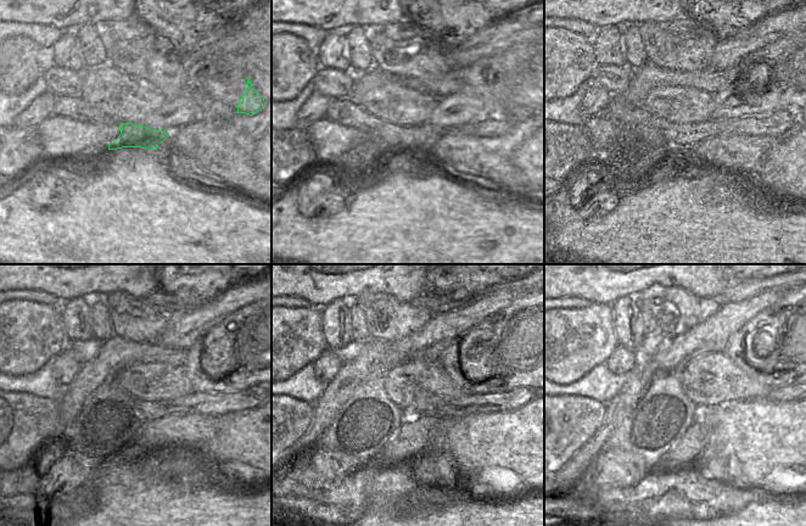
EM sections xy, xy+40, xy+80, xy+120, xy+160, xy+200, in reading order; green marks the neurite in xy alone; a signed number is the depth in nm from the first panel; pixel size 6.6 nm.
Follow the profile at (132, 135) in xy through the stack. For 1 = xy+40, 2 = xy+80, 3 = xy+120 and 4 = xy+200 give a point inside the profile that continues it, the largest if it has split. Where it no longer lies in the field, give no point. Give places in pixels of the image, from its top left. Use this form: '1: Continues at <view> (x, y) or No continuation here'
1: Continues at xy+40 (346, 112)
2: Continues at xy+80 (683, 135)
3: Continues at xy+120 (195, 403)
4: Continues at xy+200 (785, 393)

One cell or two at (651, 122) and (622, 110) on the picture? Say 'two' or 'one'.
one

